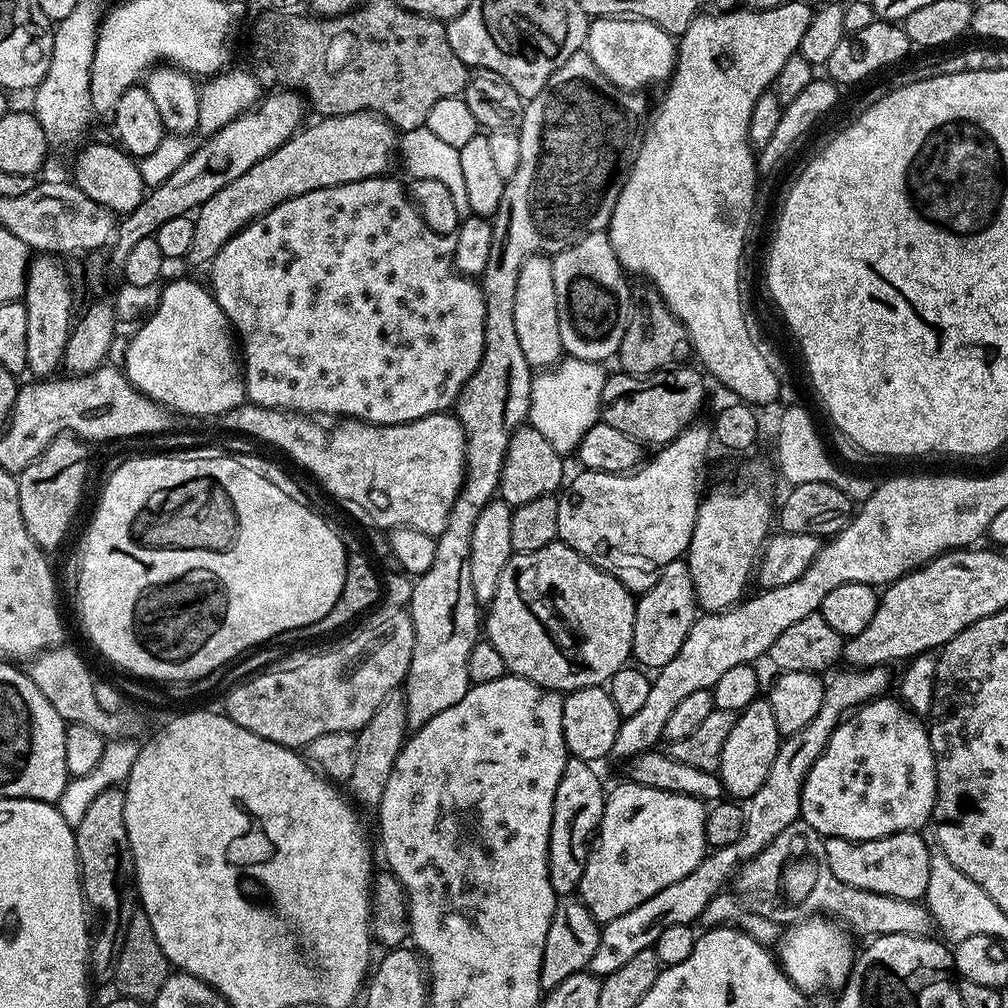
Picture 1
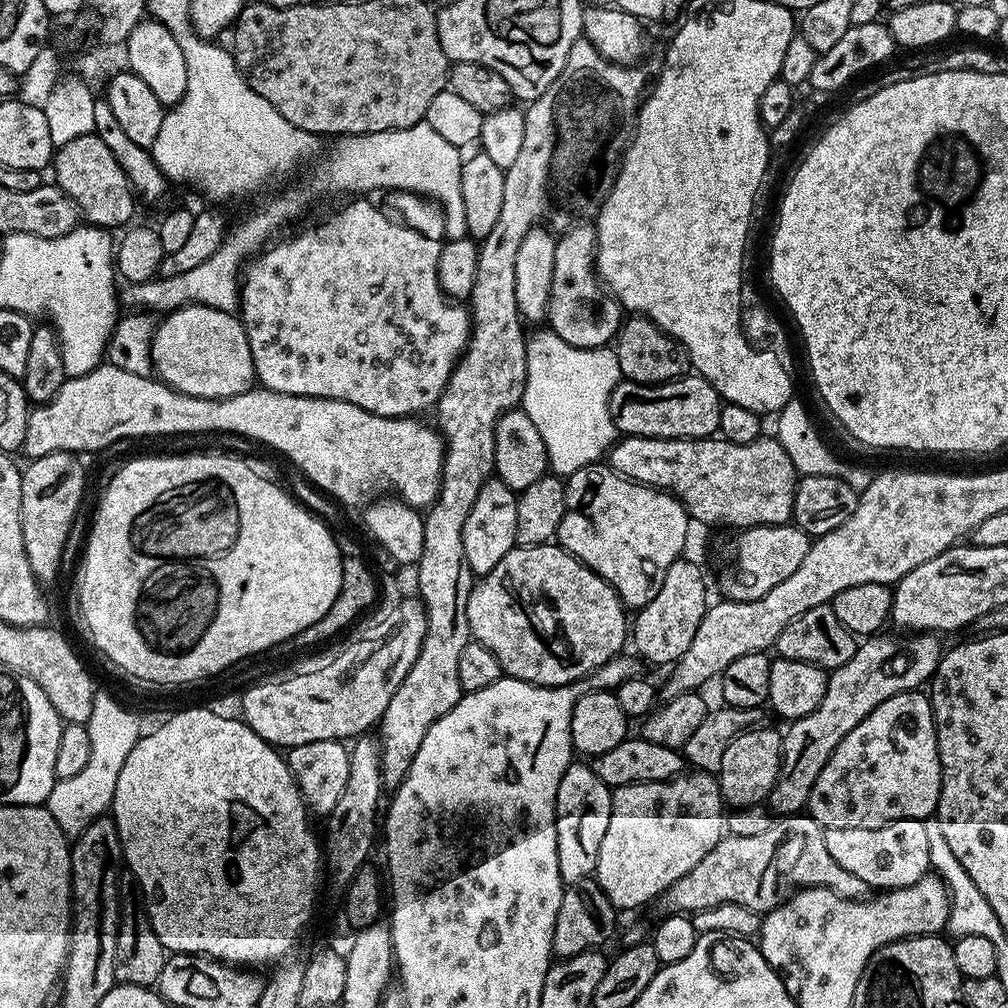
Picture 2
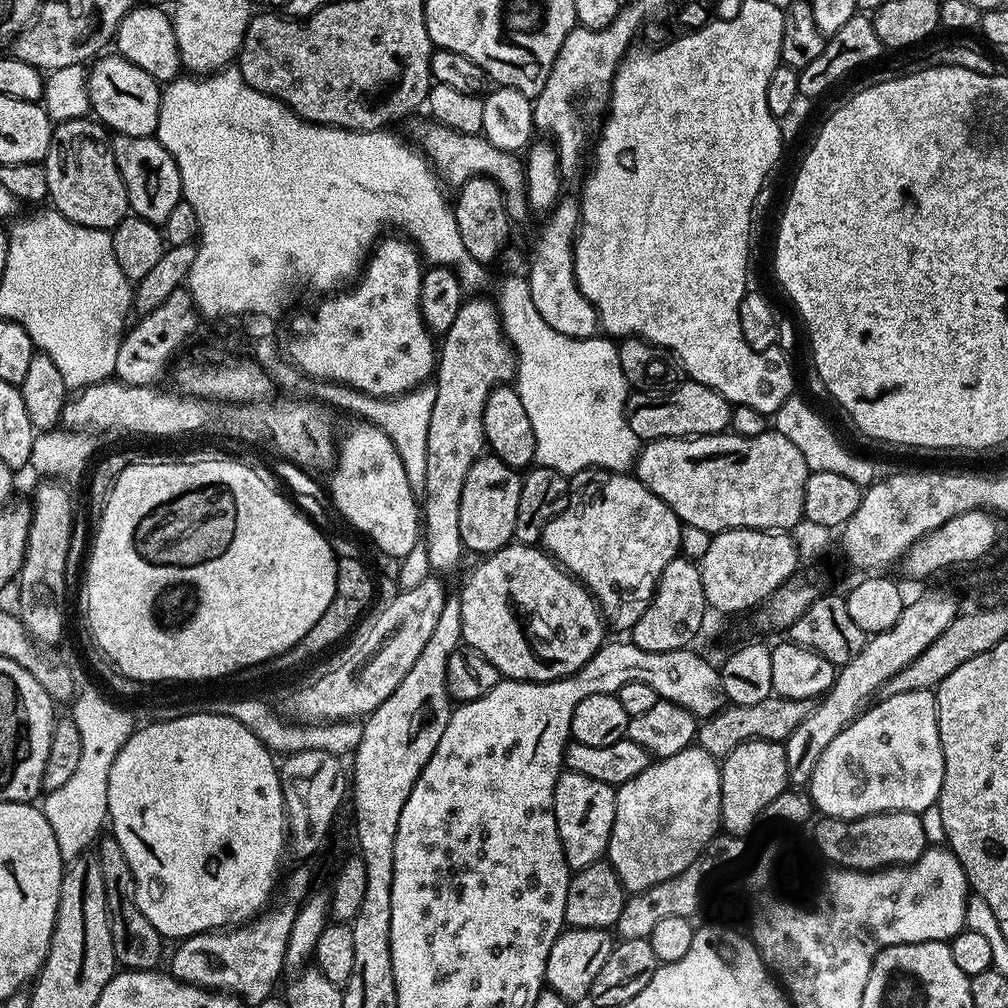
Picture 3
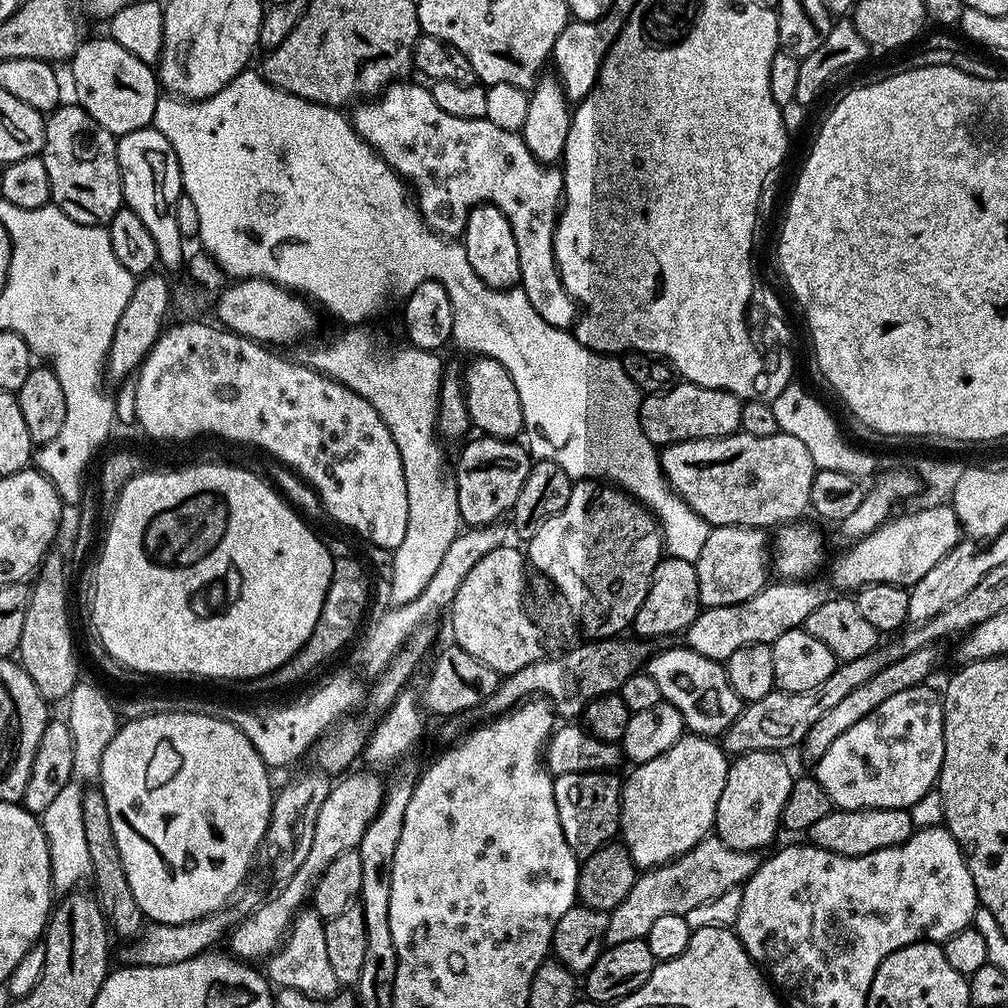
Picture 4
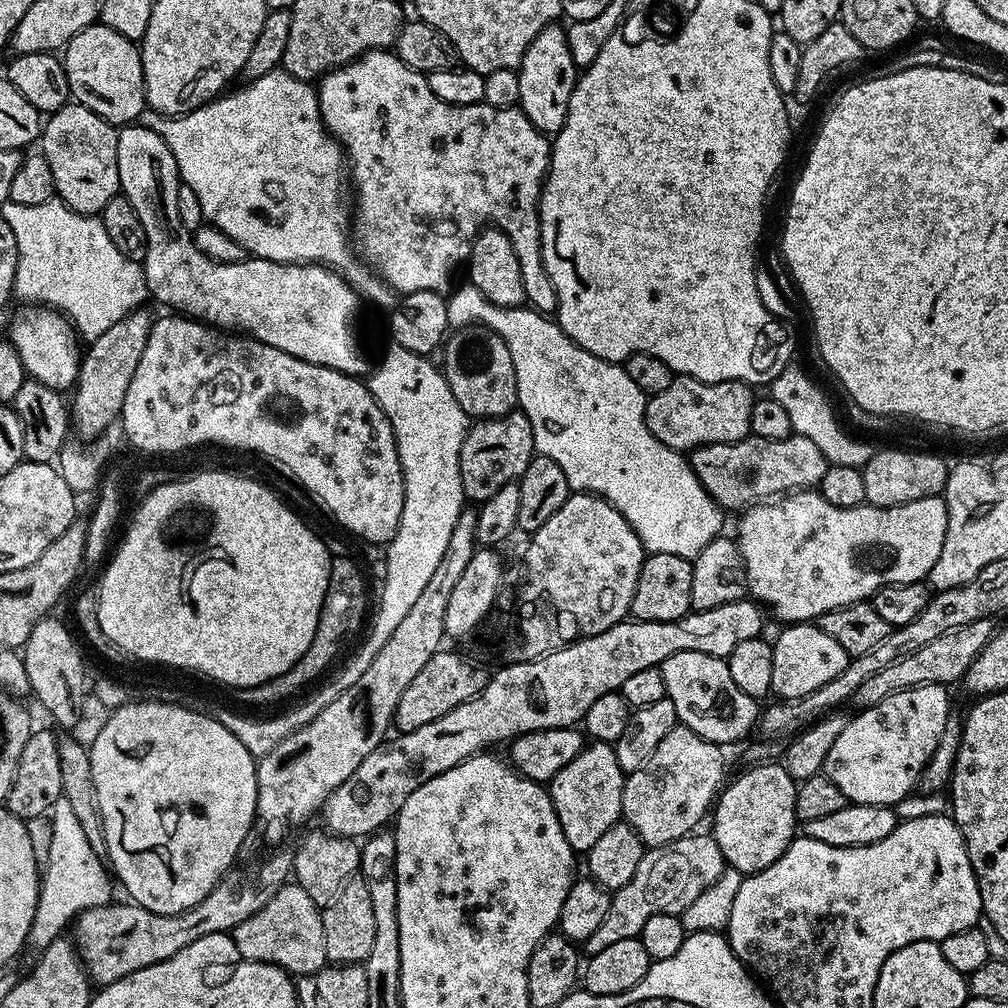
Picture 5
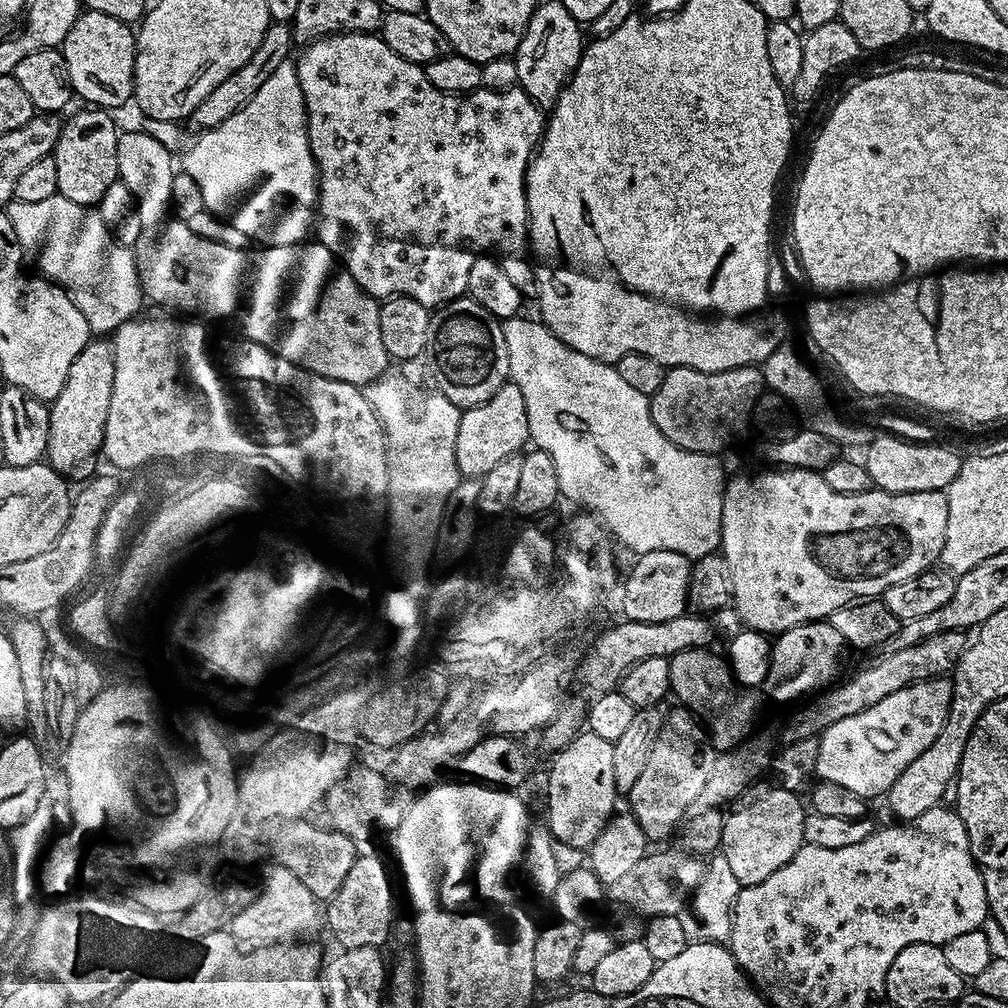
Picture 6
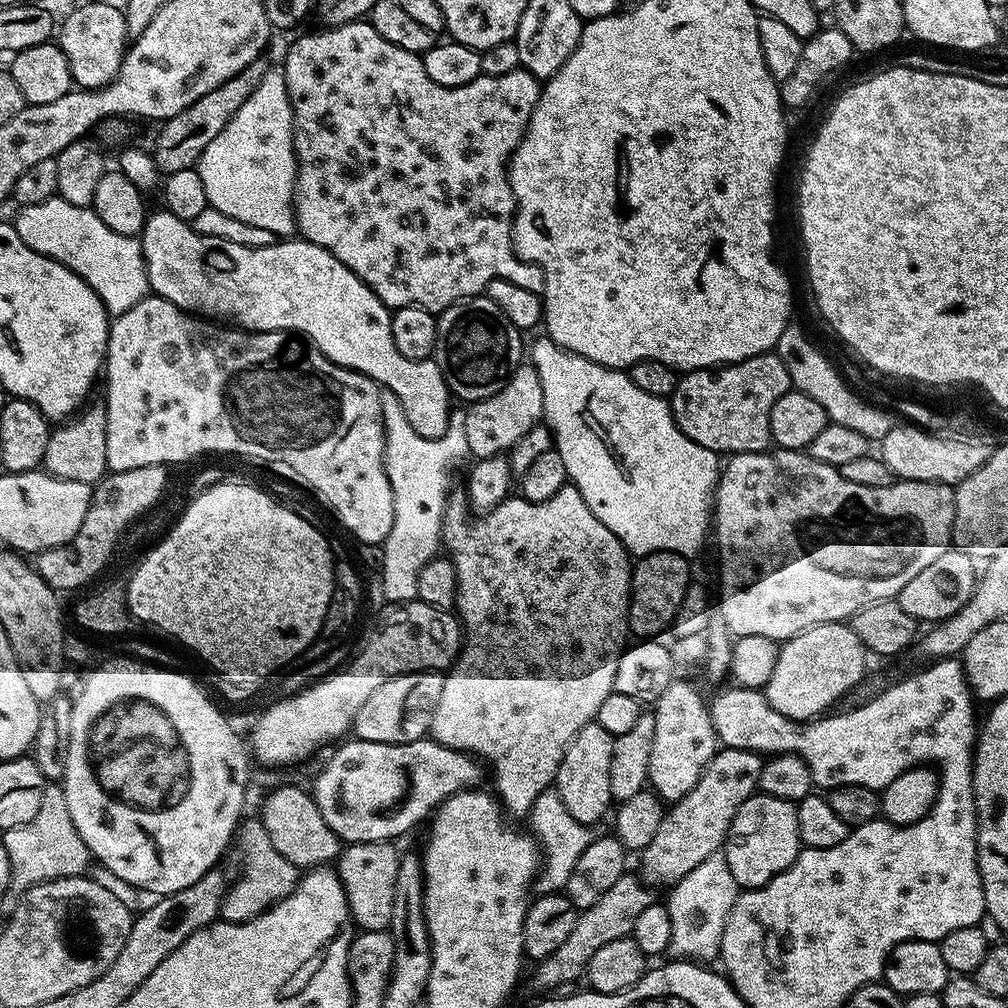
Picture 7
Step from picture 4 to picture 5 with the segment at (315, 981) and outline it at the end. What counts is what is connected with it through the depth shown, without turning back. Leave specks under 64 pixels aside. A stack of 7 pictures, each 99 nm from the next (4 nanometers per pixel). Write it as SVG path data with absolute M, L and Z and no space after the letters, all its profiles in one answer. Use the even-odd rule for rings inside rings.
M286 882L272 893L270 902L266 902L258 914L246 918L246 922L232 929L230 935L242 960L273 964L296 978L309 976L320 972L329 963L321 911L300 884Z

